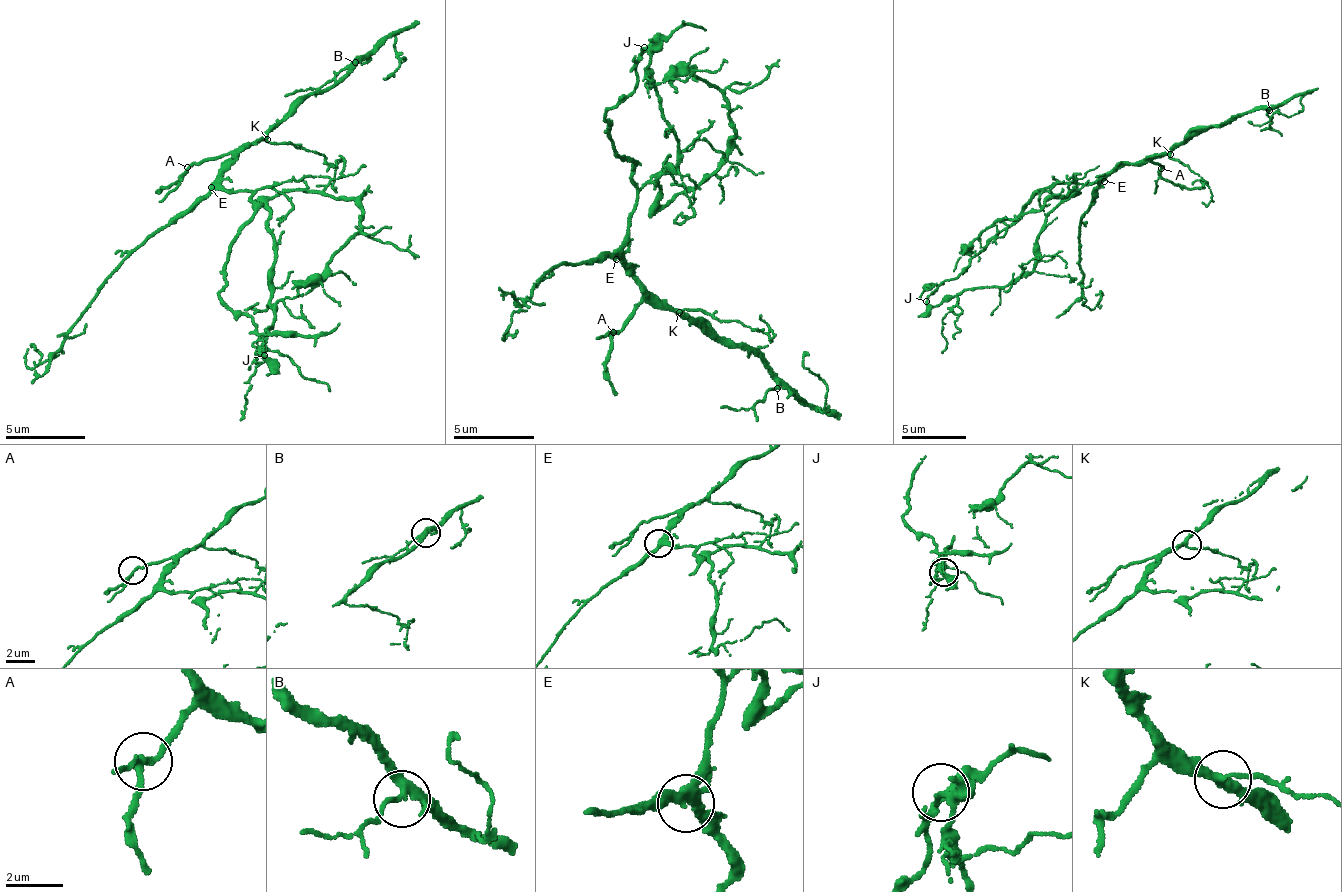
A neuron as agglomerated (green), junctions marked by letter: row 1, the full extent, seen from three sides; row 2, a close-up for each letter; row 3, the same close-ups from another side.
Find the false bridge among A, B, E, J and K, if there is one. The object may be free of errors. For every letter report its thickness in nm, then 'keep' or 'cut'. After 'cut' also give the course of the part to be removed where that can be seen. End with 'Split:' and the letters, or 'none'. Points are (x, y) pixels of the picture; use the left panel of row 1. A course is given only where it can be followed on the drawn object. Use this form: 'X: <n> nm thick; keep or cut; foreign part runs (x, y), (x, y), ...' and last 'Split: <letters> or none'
A: 170 nm thick; keep
B: 240 nm thick; keep
E: 320 nm thick; keep
J: 240 nm thick; cut; foreign part runs (265, 354), (275, 315), (269, 199), (327, 192), (364, 212), (322, 282), (342, 307)
K: 240 nm thick; keep
Split: J

